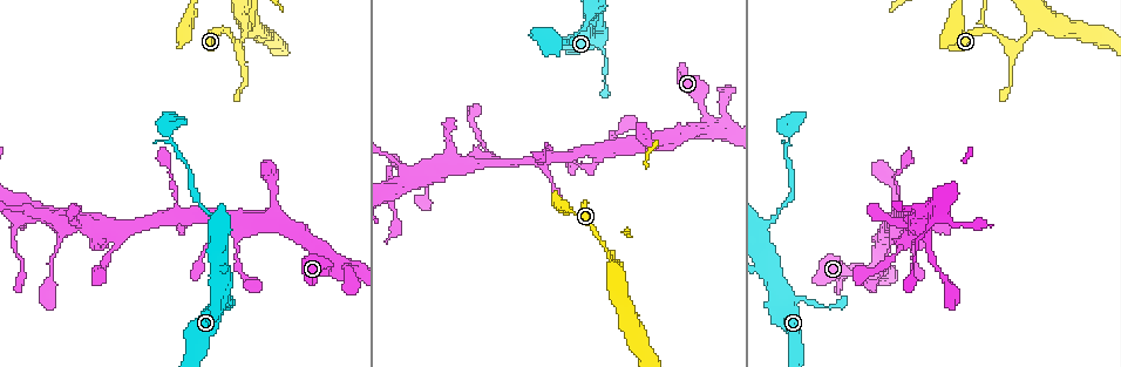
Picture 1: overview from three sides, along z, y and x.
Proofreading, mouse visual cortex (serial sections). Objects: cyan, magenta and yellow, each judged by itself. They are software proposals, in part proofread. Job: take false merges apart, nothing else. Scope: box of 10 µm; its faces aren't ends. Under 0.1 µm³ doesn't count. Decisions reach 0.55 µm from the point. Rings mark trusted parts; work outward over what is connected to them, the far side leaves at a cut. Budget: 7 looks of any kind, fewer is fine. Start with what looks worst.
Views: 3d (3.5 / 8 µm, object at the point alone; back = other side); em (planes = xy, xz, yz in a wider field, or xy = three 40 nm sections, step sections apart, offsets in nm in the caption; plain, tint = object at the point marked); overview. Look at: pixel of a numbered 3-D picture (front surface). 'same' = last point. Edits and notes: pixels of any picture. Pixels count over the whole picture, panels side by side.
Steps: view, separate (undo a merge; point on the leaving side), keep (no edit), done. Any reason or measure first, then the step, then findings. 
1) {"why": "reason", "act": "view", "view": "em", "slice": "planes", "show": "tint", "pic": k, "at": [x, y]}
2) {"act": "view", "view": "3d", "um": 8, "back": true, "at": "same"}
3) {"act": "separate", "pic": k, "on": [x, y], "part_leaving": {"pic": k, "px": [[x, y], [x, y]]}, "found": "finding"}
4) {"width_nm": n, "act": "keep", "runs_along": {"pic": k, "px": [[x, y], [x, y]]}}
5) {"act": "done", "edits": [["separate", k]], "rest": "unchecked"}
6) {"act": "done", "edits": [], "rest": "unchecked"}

{"why": "abrupt turn", "act": "view", "view": "3d", "um": 3.5, "pic": 1, "at": [239, 45]}

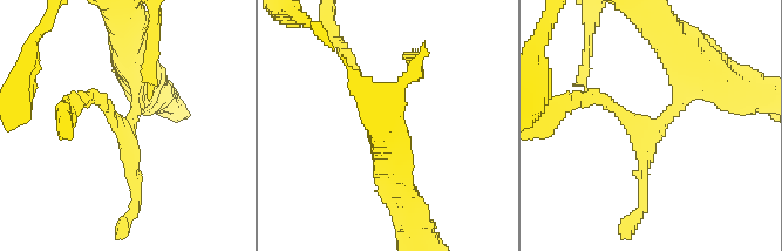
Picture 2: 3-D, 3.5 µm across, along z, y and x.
{"why": "need the tissue", "act": "view", "view": "em", "slice": "xy", "step": 5, "show": "tint", "pic": 2, "at": [126, 132]}

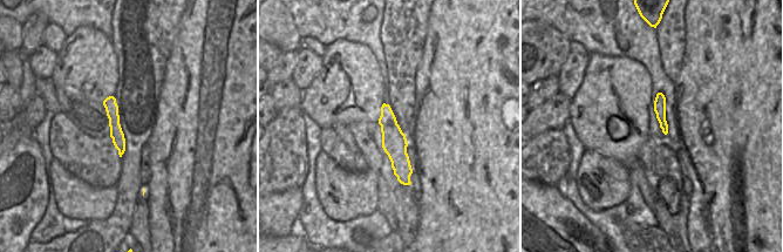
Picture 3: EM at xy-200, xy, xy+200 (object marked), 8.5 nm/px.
{"act": "keep", "runs_along": {"pic": 2, "px": [[356, 70], [400, 151], [396, 178]]}, "found": "continuous, no second cell"}

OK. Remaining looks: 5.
{"why": "thick turns thin", "act": "view", "view": "3d", "um": 8, "pic": 1, "at": [584, 26]}

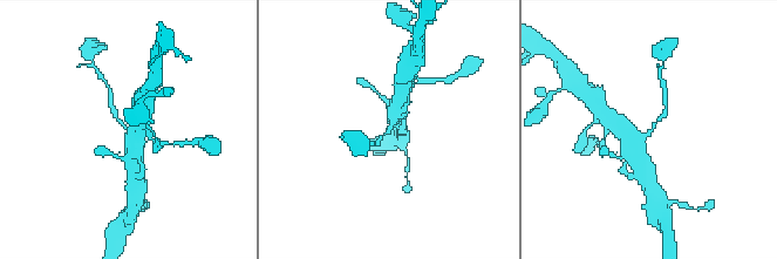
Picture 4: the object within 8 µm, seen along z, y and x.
{"arms": 3, "arm_widths_nm": [150, 500, 500], "why": "shape alone is not enough", "act": "view", "view": "em", "slice": "xy", "step": 1, "show": "tint", "at": "same"}

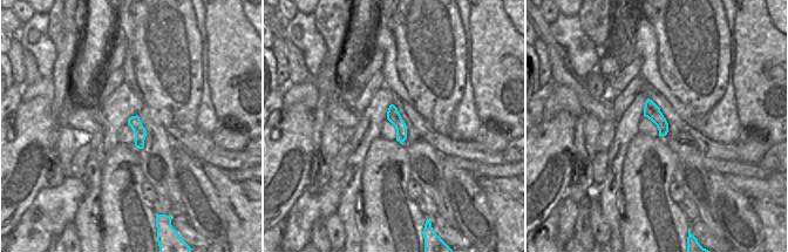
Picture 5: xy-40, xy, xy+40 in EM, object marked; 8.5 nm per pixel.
{"act": "keep", "found": "one cell here"}

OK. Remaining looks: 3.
{"why": "sharp bend", "act": "view", "view": "3d", "um": 3.5, "pic": 1, "at": [173, 139]}

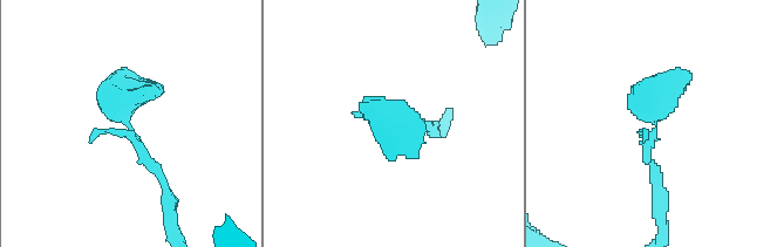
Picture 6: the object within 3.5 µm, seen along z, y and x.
{"why": "need the tissue", "act": "view", "view": "em", "slice": "xy", "step": 5, "show": "tint", "pic": 6, "at": [127, 126]}

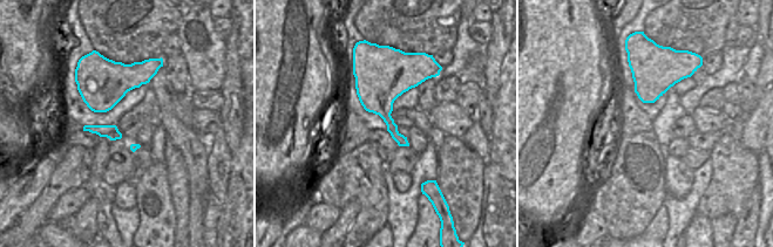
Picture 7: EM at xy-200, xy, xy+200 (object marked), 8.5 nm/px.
{"act": "view", "view": "em", "slice": "planes", "show": "tint", "at": "same"}

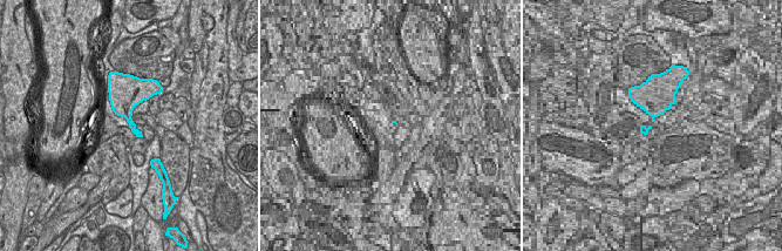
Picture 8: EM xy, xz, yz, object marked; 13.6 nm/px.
{"width_nm": 300, "act": "keep", "runs_along": {"pic": 6, "px": [[655, 190], [647, 157], [653, 103], [689, 79]]}, "found": "one cell here"}

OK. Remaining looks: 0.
{"act": "done", "edits": [], "rest": "unchecked"}

